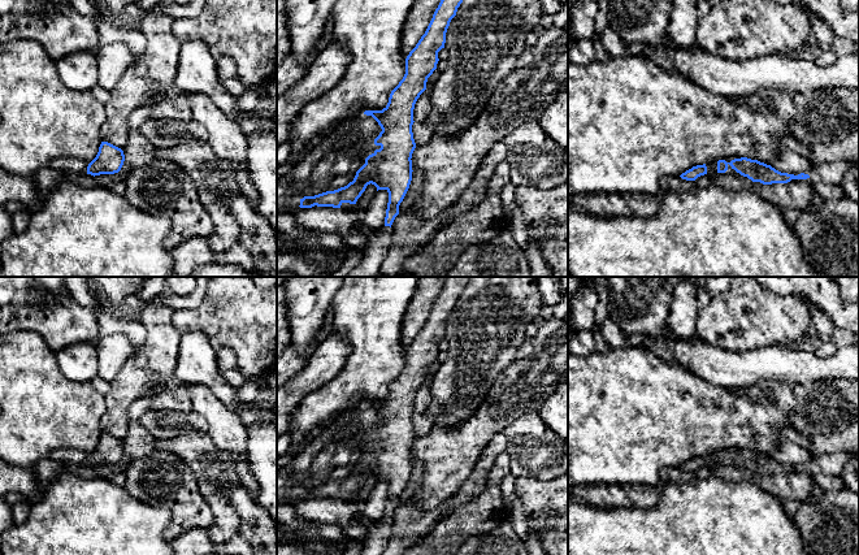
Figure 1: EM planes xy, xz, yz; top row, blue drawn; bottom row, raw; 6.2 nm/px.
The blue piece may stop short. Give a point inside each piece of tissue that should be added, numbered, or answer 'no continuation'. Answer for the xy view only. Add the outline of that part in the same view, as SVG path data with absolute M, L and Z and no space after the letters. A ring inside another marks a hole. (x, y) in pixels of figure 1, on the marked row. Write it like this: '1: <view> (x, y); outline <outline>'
1: xy (73, 165); outline M58 157L51 161L48 166L71 174L86 174L88 164L77 157Z

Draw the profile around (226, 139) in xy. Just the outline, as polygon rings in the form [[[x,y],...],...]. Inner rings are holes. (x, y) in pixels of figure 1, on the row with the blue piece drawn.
[[[174,84],[159,95],[153,95],[142,109],[130,114],[130,129],[138,129],[152,112],[152,108],[162,100],[175,100],[186,97],[191,105],[192,118],[199,122],[208,133],[208,143],[213,152],[233,164],[237,170],[237,181],[240,196],[243,196],[253,209],[256,209],[259,192],[255,188],[247,164],[247,135],[240,130],[238,123],[225,114],[220,107],[207,95],[182,94]]]

